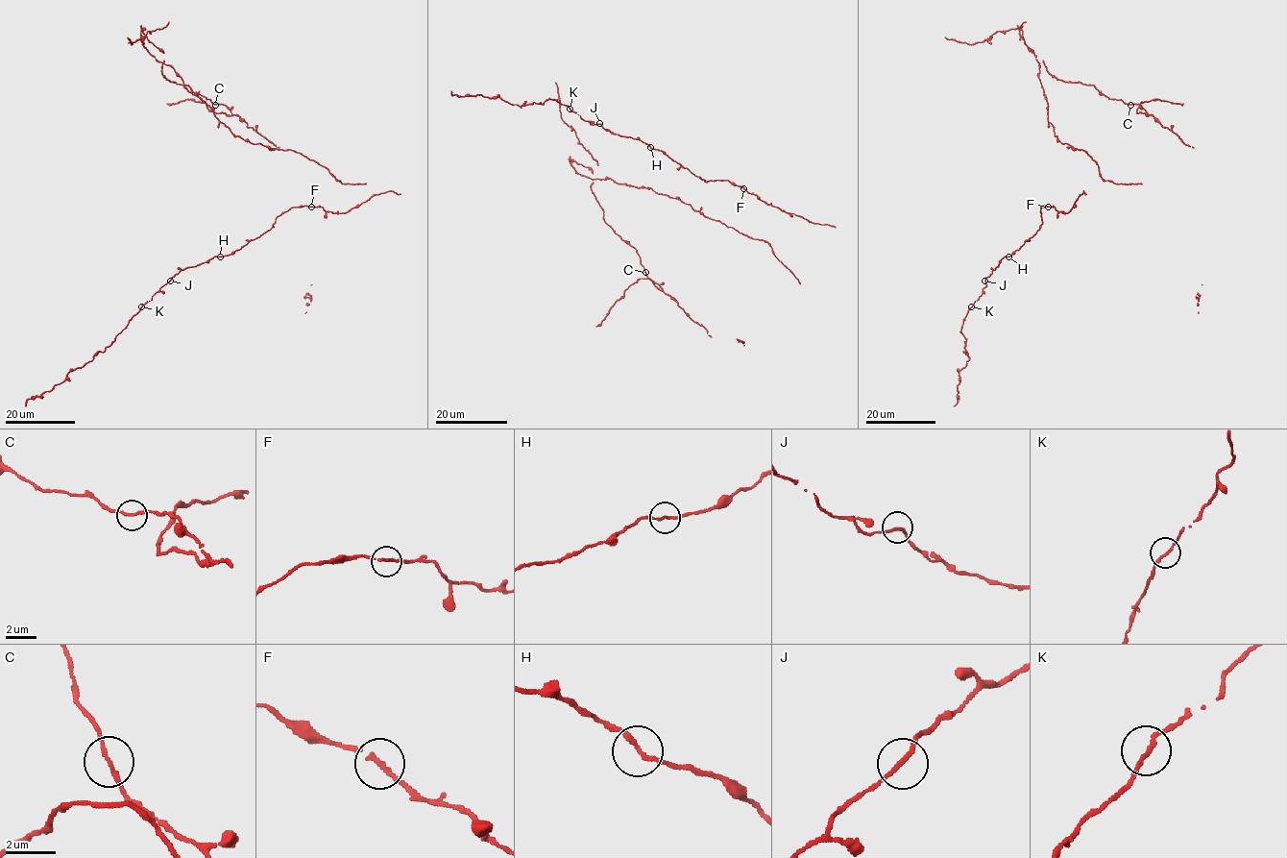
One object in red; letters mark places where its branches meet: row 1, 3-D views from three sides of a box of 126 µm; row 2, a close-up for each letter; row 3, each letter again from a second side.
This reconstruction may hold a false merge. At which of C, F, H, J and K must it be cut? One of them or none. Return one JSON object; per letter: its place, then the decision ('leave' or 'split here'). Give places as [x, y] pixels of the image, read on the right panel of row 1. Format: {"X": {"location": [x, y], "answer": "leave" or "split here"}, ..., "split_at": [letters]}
{"C": {"location": [1130, 105], "answer": "leave"}, "F": {"location": [1048, 207], "answer": "leave"}, "H": {"location": [1008, 257], "answer": "leave"}, "J": {"location": [984, 281], "answer": "leave"}, "K": {"location": [971, 306], "answer": "leave"}, "split_at": []}

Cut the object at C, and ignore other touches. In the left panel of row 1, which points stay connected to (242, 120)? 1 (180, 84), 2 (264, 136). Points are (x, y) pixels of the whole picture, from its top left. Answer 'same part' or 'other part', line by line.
1: other part
2: same part

